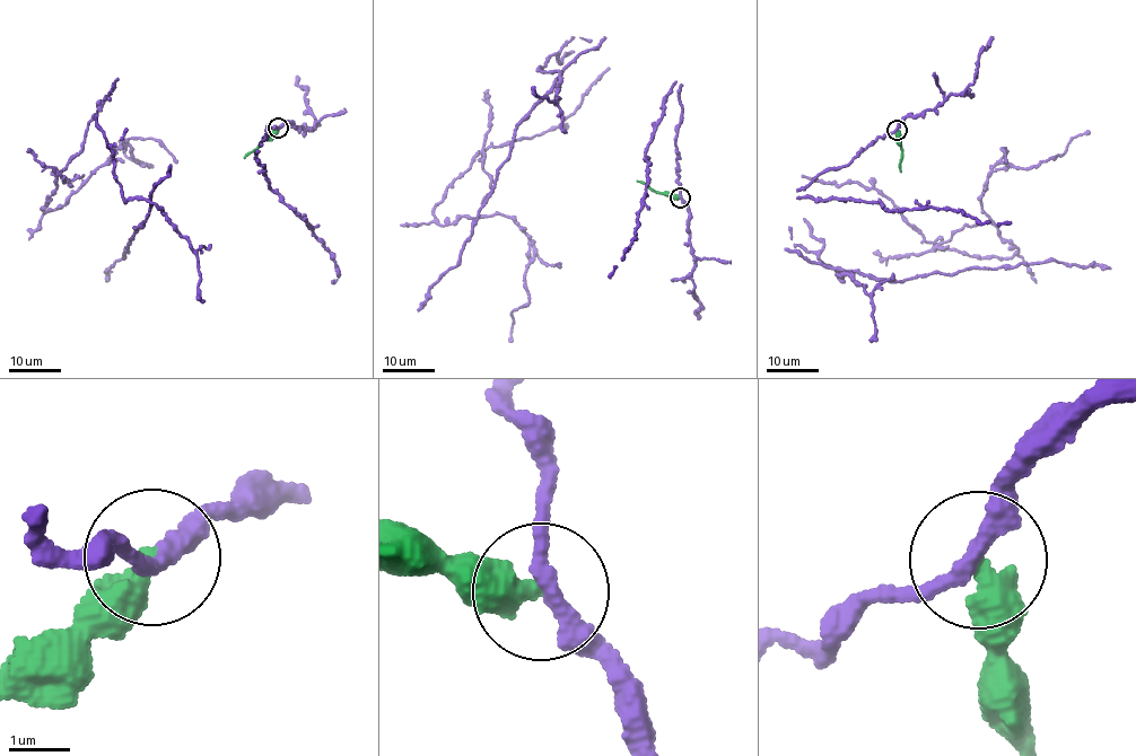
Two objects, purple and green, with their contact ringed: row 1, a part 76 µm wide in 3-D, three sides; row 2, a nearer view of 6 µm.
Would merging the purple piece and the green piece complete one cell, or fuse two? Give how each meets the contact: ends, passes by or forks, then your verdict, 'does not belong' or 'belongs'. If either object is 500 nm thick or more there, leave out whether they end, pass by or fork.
purple passes by | green ends | does not belong

